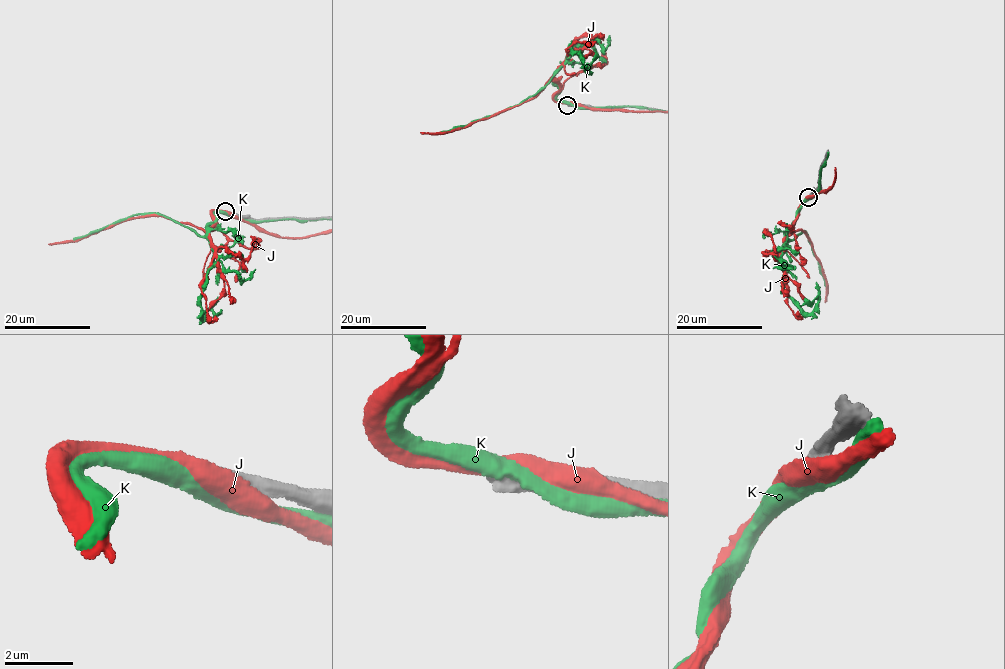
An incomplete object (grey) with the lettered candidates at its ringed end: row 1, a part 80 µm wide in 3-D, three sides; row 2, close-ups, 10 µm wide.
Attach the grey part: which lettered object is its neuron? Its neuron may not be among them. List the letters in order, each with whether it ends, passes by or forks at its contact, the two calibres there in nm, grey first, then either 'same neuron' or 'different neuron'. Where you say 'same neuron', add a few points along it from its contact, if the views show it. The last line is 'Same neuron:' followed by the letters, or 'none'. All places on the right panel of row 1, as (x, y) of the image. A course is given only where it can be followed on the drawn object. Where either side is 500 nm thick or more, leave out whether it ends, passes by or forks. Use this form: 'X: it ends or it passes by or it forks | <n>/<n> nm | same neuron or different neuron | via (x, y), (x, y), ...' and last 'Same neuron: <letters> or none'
J: 440/550 nm | different neuron
K: 600/420 nm | different neuron
Same neuron: none

